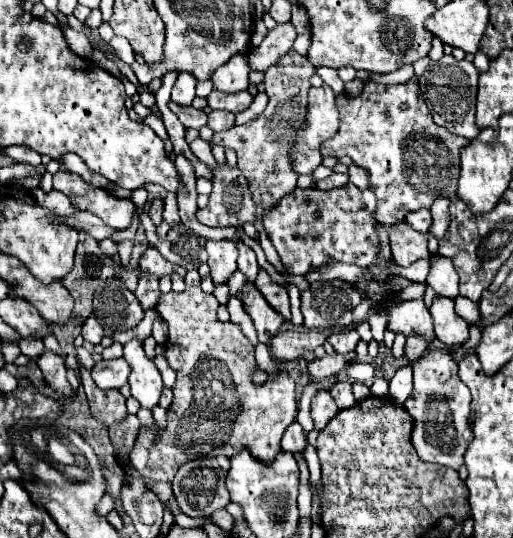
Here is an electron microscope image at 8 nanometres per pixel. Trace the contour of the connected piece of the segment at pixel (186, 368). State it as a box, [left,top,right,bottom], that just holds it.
[131,286,297,482]

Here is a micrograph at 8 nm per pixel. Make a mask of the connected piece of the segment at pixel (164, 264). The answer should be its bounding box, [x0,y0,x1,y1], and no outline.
[139,246,187,276]

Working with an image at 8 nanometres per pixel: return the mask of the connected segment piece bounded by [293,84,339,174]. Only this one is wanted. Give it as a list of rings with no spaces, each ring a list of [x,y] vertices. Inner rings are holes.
[[[323,84],[309,90],[307,120],[299,136],[299,146],[295,150],[293,166],[297,174],[311,174],[321,164],[319,146],[331,138],[339,128],[339,112],[335,108],[333,90]]]

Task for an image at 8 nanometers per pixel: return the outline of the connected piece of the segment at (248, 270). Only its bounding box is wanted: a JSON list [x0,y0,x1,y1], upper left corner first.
[237,242,259,282]

